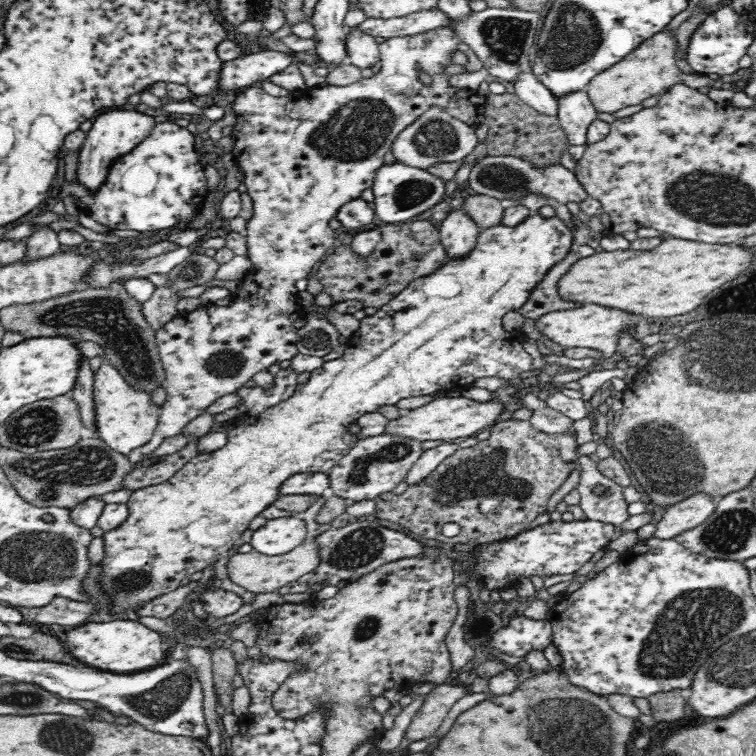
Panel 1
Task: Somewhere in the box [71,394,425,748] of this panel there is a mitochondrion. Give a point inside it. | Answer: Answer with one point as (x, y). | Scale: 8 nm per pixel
(168, 696)

